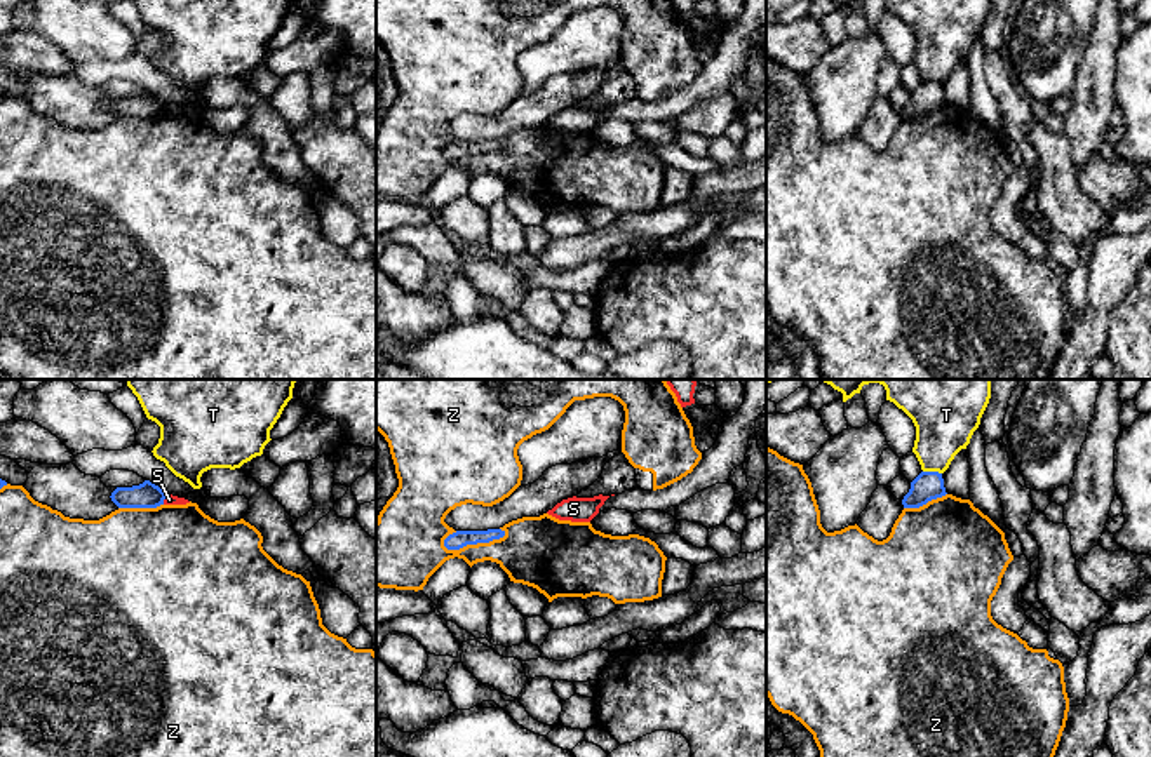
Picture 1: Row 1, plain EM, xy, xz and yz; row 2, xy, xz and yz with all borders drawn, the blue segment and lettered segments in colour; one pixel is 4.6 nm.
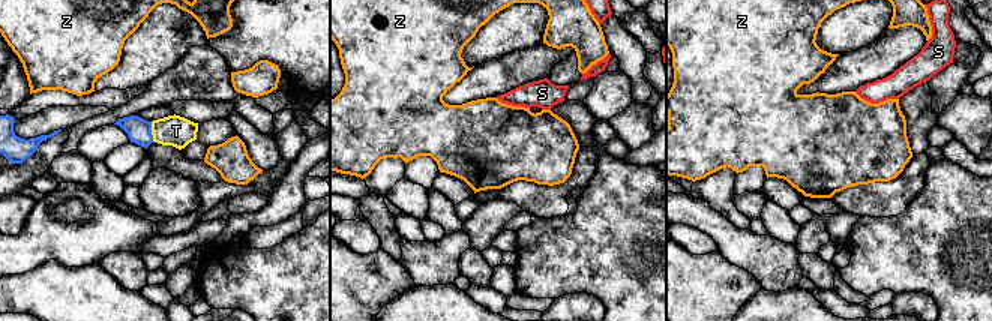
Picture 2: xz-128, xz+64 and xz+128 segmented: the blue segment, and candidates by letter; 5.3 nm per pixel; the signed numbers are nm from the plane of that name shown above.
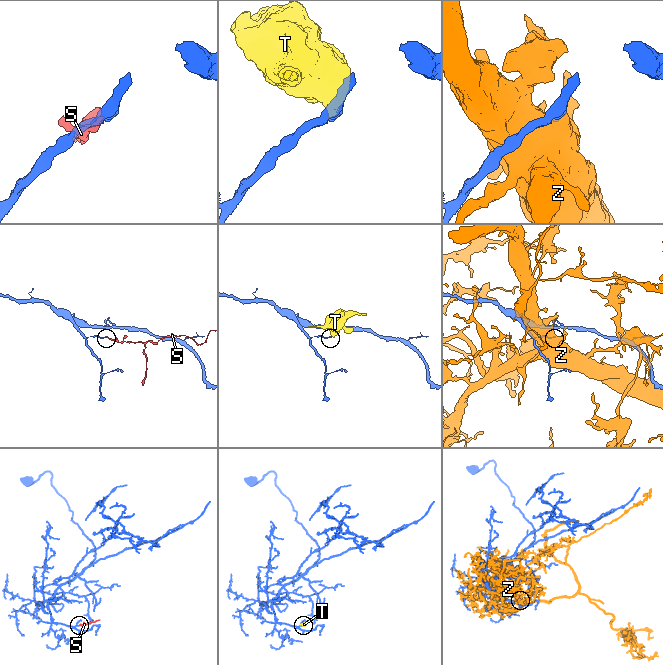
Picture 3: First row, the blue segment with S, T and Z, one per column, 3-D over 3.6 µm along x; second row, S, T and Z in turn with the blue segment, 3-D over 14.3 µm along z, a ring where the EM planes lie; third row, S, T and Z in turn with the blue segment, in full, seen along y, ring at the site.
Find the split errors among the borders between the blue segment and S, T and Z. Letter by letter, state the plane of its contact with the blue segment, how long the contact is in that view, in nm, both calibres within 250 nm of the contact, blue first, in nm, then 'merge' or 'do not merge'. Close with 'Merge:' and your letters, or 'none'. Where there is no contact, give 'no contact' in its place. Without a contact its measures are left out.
S: xy | 50 nm | 120/50 nm | do not merge
T: yz | 90 nm | 140/280 nm | do not merge
Z: xz | 300 nm | 80/260 nm | do not merge
Merge: none

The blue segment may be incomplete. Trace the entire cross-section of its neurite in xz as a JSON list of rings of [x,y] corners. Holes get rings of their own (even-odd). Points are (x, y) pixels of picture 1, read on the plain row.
[[[501,139],[488,141],[456,141],[444,150],[448,160],[460,160],[467,155],[489,153],[505,146]]]

